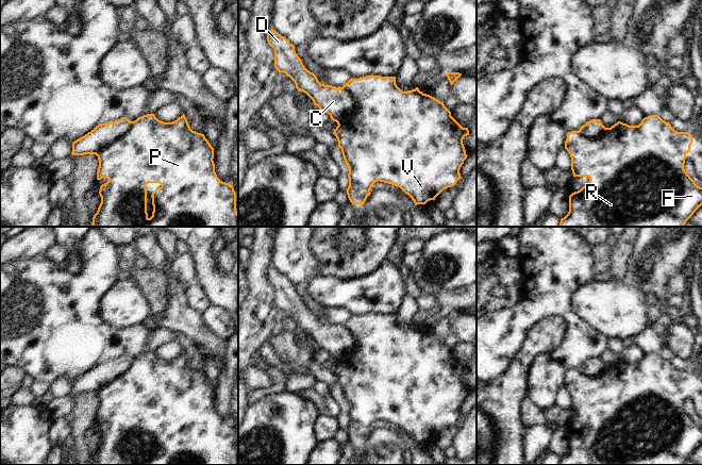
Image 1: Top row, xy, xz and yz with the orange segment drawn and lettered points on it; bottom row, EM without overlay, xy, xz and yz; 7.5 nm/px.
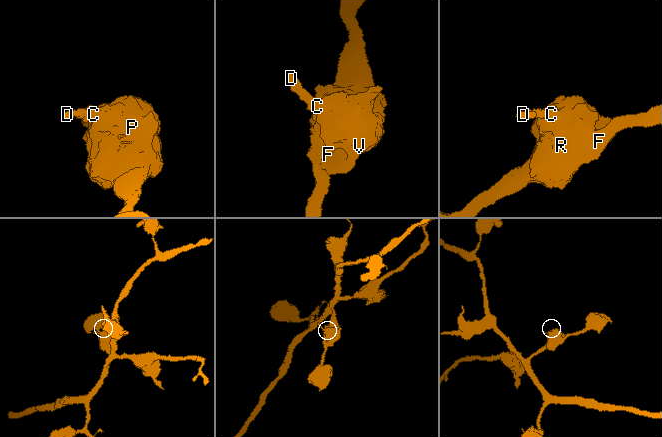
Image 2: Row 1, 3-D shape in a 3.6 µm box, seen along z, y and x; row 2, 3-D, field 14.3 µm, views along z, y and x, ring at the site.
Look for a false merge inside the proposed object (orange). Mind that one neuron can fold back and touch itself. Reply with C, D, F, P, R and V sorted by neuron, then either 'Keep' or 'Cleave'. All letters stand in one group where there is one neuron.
Groups: C D / F P R V. Cleave.

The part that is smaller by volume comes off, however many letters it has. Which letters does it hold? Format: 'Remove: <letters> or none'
Remove: C, D.

